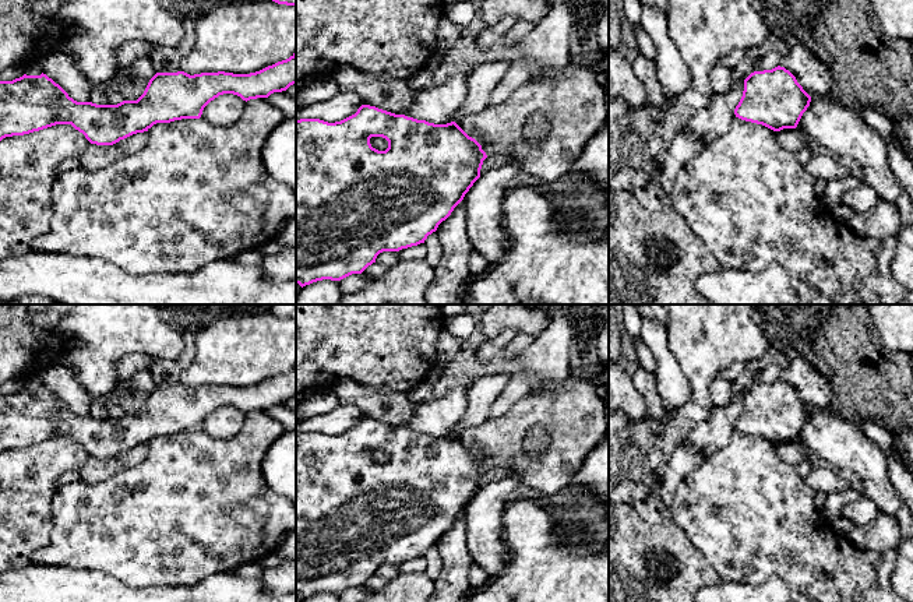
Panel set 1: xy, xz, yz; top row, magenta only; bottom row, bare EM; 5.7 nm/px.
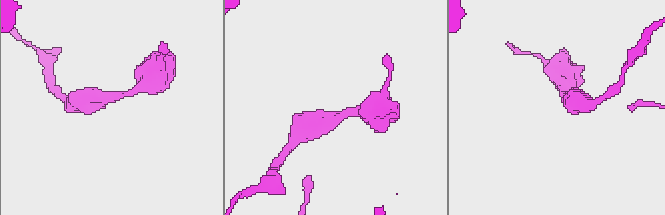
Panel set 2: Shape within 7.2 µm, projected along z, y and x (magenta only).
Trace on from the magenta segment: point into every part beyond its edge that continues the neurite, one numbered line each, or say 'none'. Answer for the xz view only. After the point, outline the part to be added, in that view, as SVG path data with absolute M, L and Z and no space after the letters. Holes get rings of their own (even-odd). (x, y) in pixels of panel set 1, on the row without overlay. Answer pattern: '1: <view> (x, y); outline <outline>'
none

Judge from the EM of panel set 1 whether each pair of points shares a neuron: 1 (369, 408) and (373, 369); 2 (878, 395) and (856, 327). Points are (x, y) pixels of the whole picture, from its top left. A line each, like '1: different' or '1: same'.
1: different
2: same

